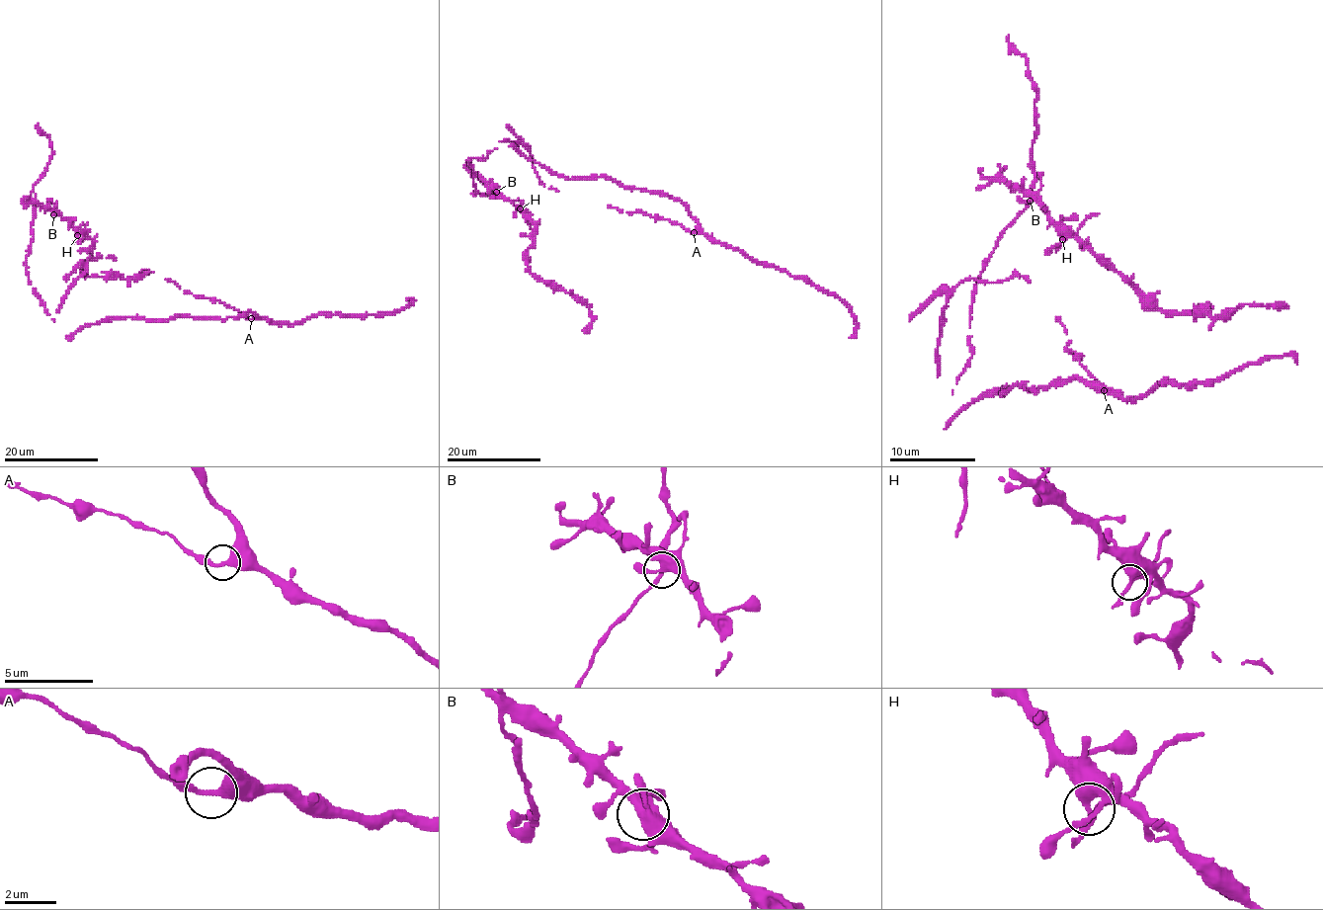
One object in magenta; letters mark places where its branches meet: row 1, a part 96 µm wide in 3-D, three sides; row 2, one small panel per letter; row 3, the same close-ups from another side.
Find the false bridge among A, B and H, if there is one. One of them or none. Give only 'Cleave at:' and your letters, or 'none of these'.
Cleave at: H

